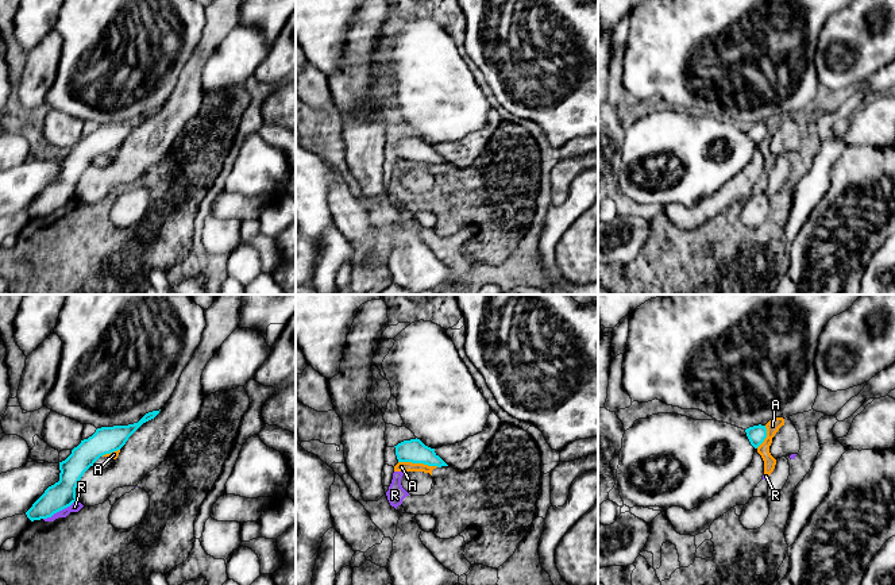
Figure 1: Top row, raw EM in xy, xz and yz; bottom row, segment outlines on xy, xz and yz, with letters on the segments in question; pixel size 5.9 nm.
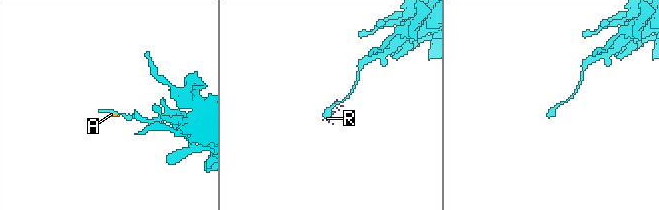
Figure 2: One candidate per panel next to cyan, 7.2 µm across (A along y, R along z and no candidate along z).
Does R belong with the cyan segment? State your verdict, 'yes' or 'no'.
no

